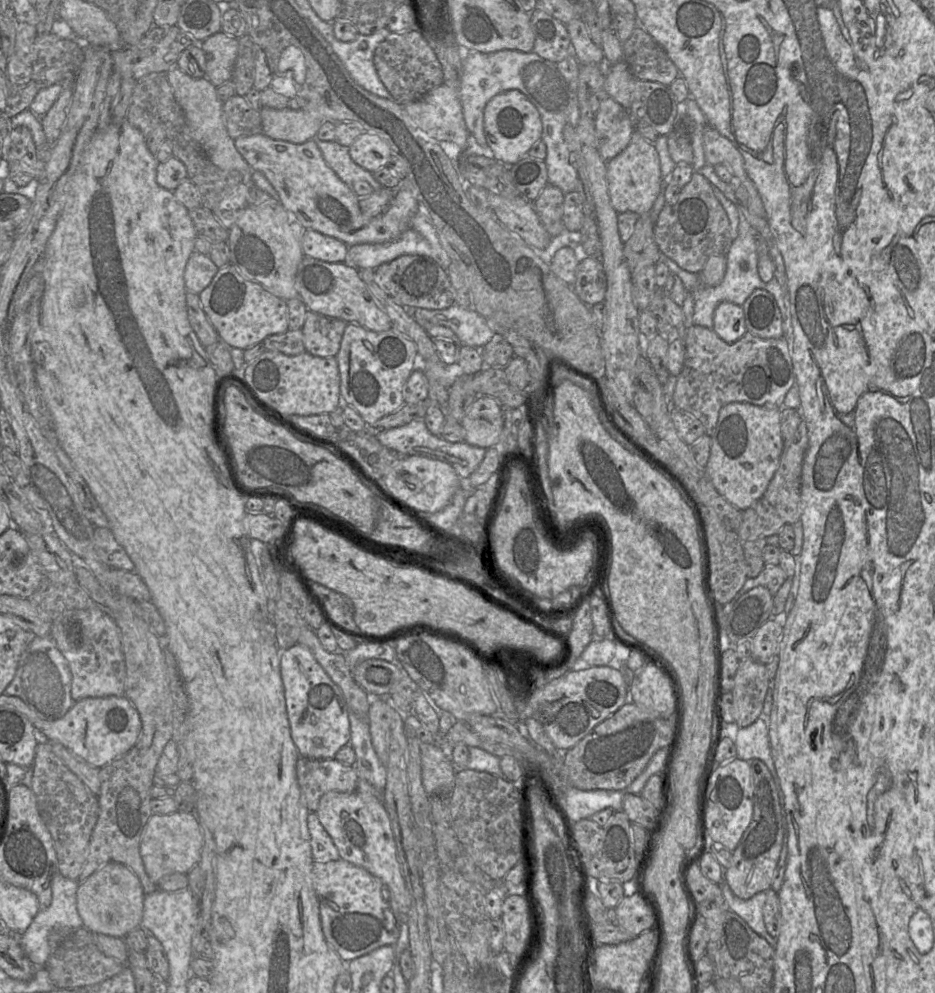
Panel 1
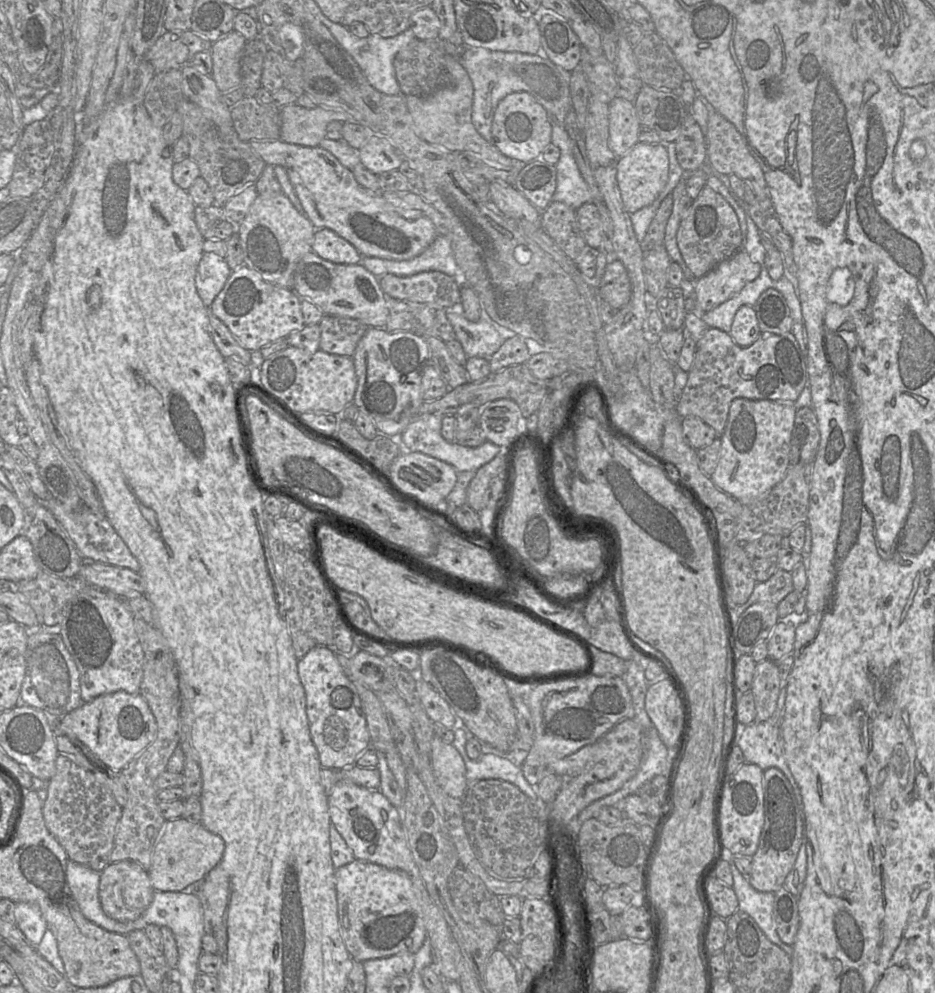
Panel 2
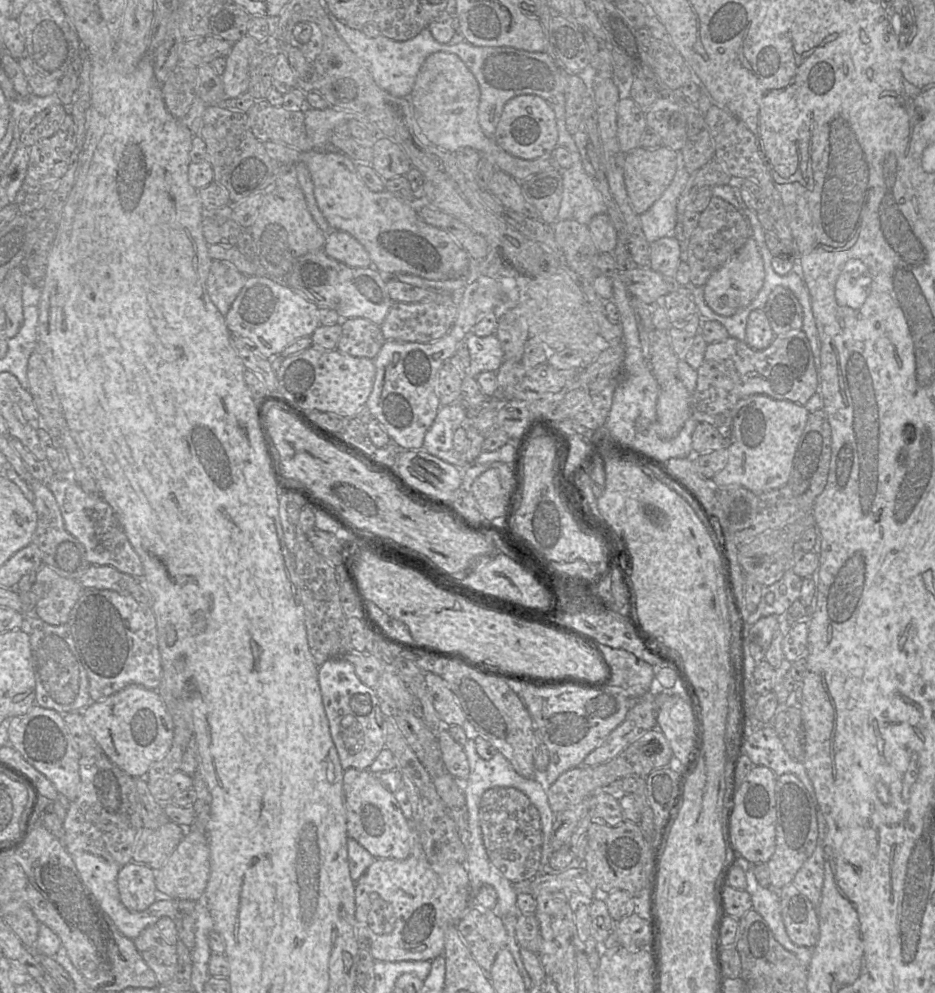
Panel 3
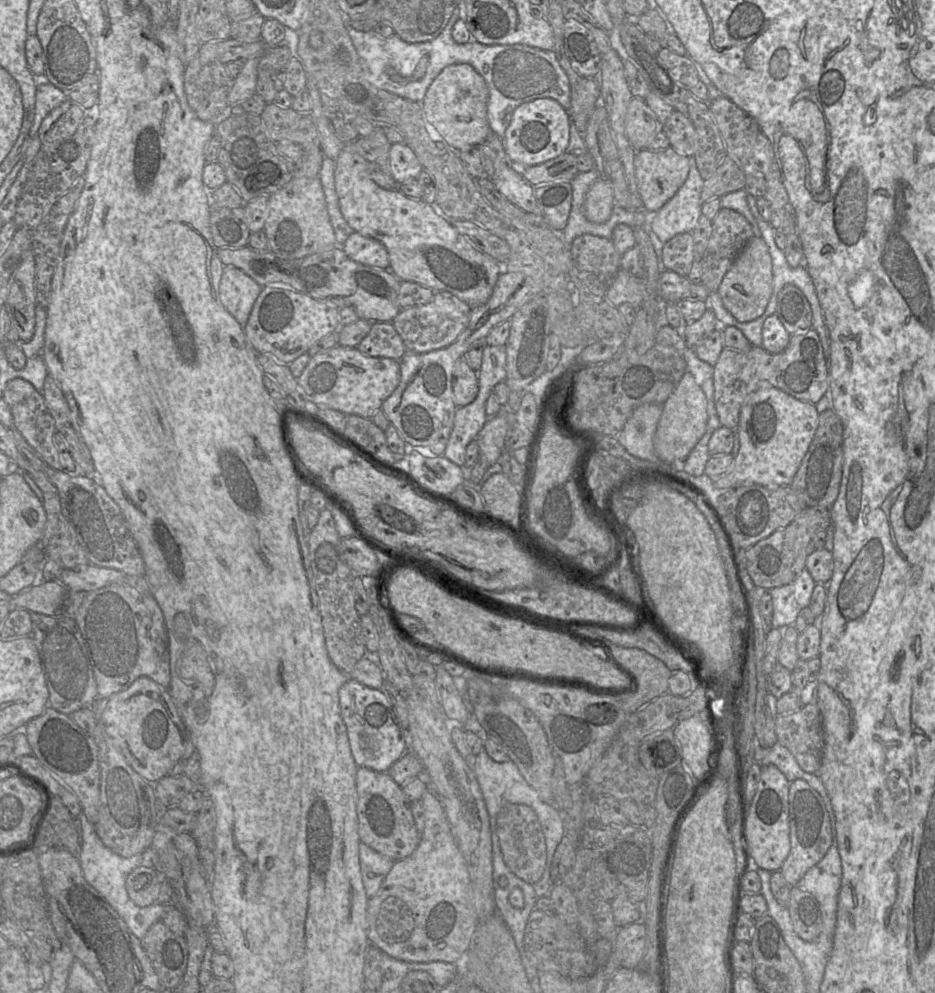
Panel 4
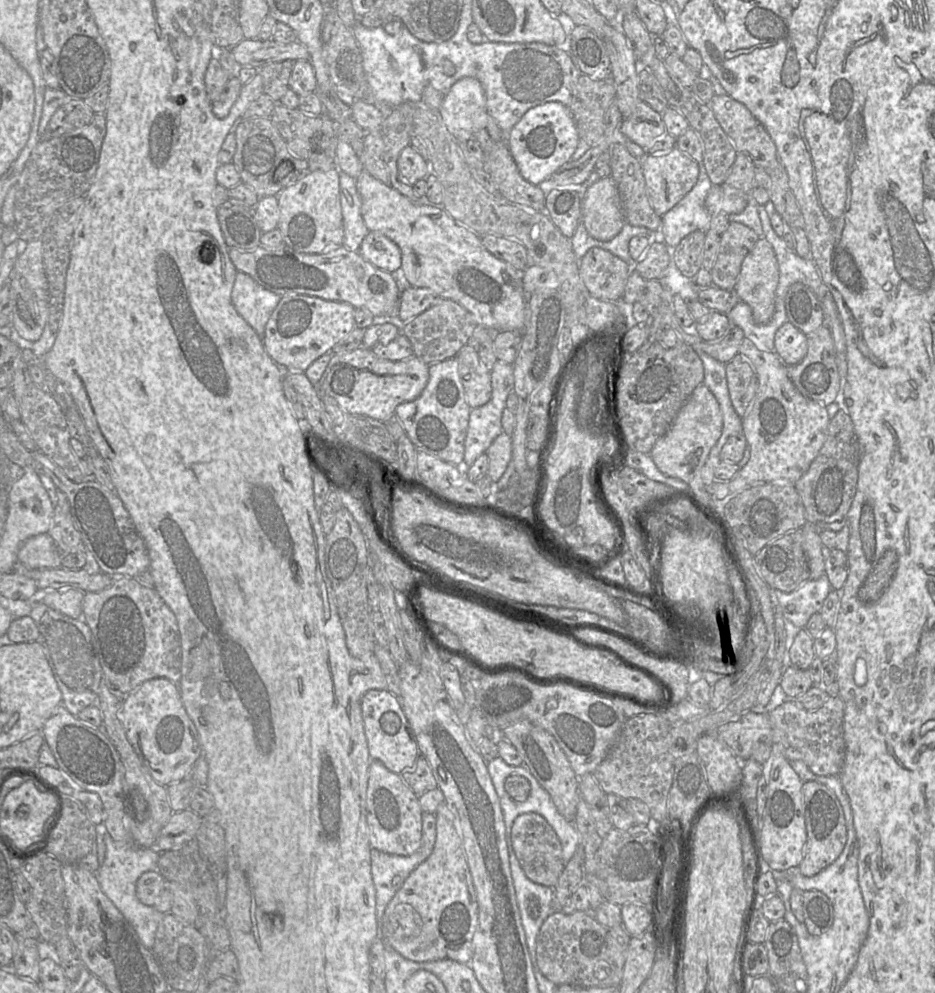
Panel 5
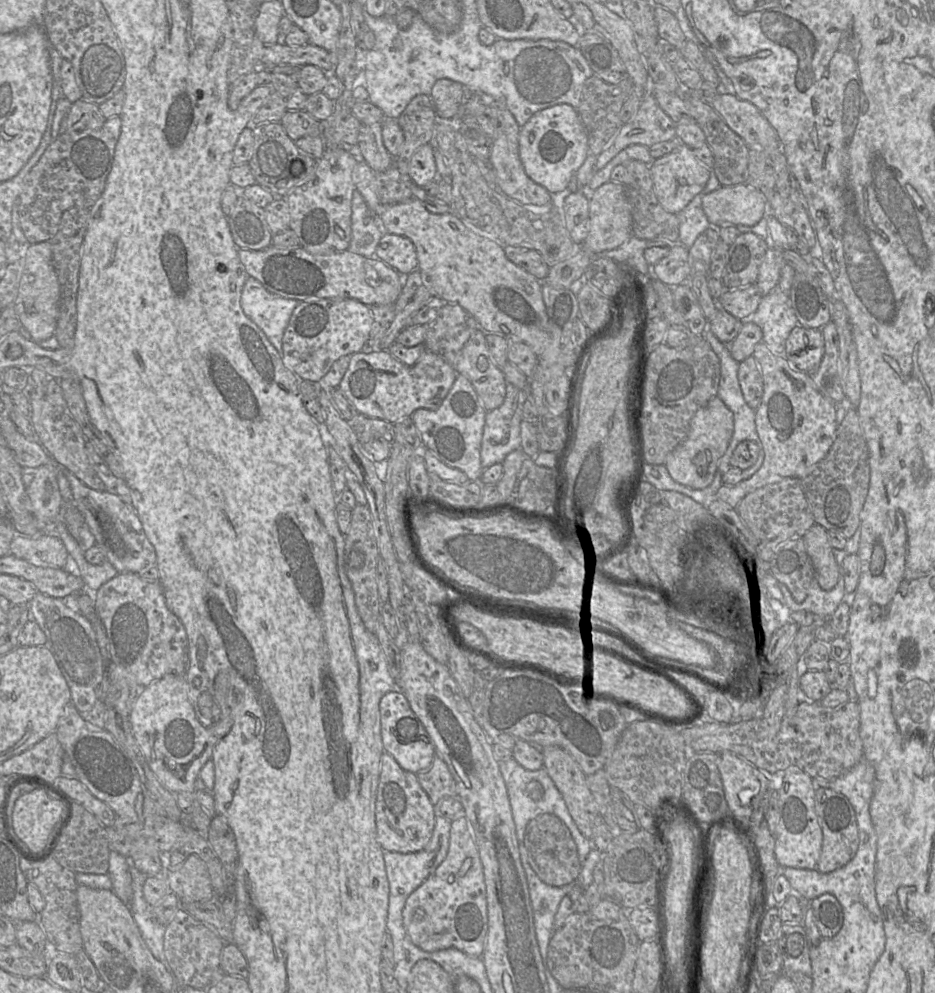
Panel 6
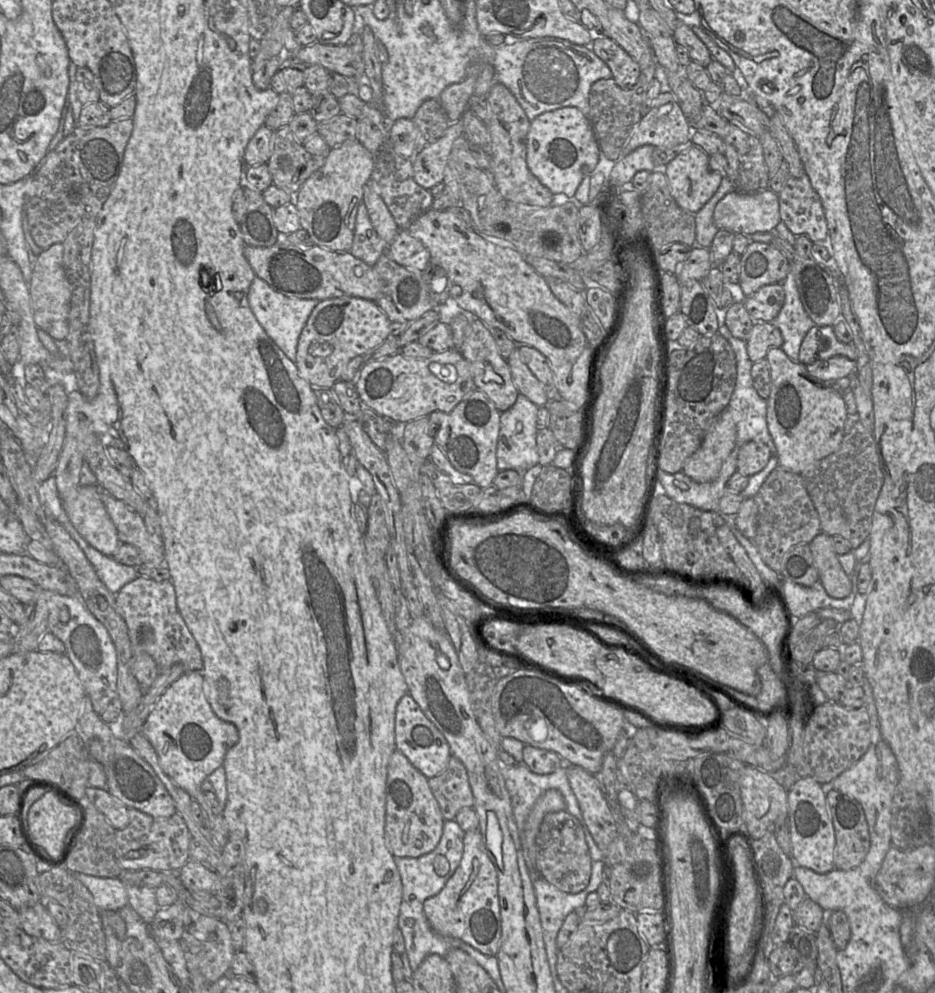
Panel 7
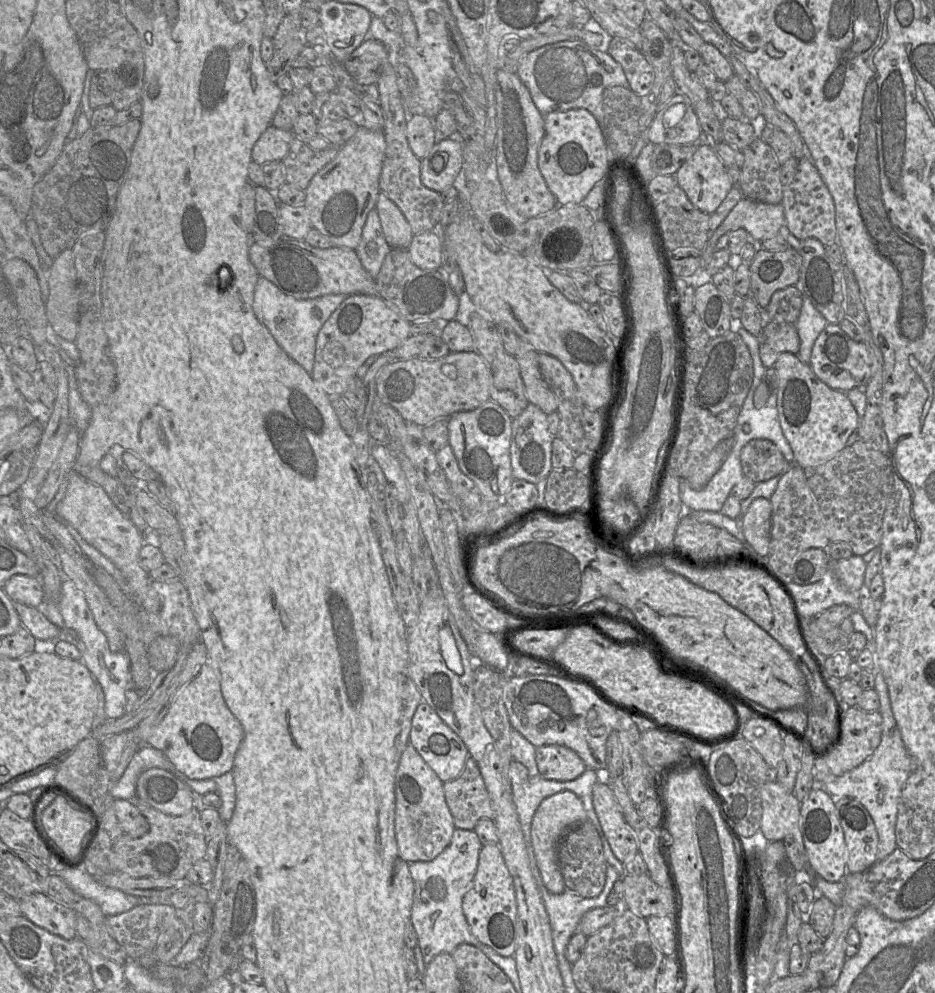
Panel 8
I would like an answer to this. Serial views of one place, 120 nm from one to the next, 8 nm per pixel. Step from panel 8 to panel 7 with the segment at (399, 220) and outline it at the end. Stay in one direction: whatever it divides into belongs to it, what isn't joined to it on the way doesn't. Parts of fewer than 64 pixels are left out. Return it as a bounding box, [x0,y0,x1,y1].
[362,179,400,243]

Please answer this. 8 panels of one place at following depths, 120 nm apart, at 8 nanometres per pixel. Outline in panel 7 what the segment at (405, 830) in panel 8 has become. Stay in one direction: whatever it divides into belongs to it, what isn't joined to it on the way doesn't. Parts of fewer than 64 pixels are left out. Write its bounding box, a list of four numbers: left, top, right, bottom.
[384,750,445,857]

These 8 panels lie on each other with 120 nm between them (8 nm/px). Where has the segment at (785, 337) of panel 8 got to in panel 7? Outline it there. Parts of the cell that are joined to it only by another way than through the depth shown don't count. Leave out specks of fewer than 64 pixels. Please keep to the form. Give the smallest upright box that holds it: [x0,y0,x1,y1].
[746,322,783,363]

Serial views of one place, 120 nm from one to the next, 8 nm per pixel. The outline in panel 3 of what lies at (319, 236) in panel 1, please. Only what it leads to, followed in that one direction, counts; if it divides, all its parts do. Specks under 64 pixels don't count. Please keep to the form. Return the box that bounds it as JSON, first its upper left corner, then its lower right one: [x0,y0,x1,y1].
[323,230,372,268]

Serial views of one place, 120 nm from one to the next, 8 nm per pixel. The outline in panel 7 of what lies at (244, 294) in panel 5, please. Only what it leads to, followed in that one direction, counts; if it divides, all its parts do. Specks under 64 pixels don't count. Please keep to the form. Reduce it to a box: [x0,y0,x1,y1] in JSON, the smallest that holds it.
[248,276,319,363]

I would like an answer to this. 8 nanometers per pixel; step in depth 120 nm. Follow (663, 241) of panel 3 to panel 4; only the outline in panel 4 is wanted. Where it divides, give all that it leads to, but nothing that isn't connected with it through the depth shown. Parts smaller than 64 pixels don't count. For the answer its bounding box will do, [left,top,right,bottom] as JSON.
[662,232,696,277]

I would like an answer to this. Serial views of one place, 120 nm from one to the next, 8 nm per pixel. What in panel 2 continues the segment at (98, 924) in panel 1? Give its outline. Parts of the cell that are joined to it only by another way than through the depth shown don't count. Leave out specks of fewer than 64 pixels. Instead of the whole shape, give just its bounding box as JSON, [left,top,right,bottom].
[99,861,154,922]

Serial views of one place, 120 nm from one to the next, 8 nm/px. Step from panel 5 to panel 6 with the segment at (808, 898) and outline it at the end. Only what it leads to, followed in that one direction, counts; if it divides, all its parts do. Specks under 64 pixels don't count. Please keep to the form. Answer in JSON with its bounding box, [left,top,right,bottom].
[810,894,843,938]

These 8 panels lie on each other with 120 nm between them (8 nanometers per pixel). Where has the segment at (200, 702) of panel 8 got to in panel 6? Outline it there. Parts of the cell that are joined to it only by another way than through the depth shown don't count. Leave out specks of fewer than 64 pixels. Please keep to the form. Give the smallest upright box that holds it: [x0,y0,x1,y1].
[130,676,220,793]

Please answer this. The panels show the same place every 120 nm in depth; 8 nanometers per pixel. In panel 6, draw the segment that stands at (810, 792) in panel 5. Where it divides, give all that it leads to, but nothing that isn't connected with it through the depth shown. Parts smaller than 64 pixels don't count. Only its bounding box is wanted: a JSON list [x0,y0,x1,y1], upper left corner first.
[814,787,859,873]

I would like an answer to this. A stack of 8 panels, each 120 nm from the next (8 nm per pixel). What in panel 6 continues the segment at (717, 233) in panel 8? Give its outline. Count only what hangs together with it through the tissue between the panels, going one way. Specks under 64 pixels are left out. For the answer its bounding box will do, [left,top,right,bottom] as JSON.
[702,183,768,227]

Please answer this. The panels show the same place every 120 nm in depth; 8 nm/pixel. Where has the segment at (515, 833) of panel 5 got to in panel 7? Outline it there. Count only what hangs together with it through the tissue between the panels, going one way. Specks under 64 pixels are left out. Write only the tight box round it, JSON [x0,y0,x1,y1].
[535,811,592,893]

